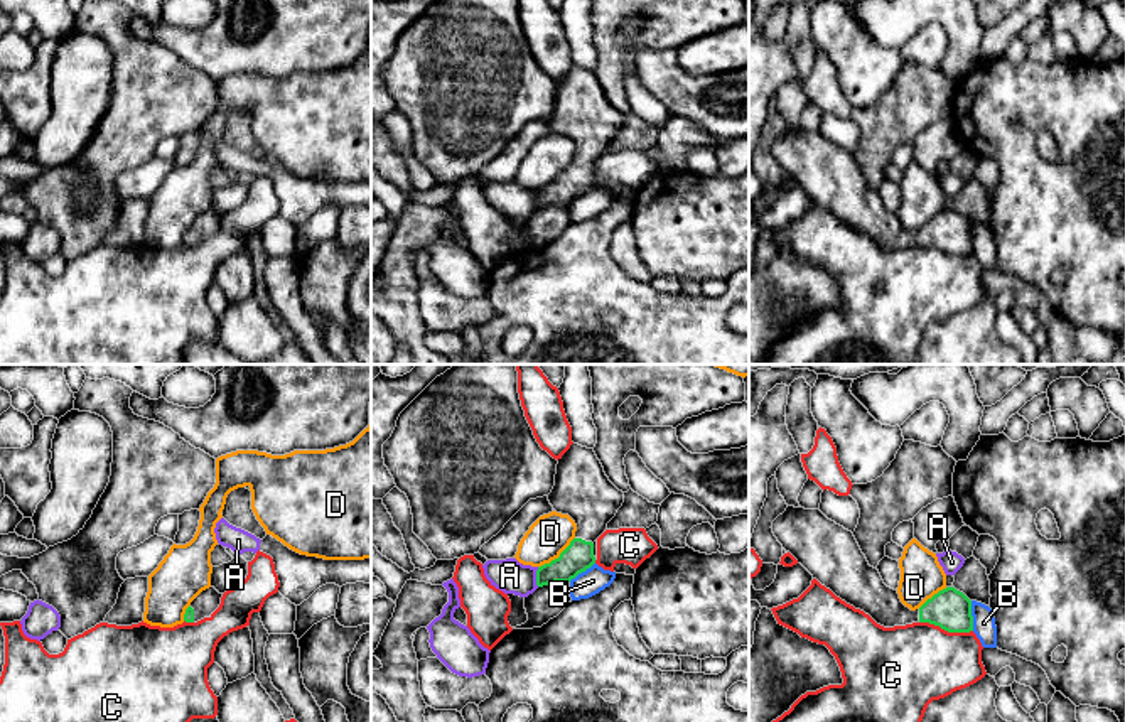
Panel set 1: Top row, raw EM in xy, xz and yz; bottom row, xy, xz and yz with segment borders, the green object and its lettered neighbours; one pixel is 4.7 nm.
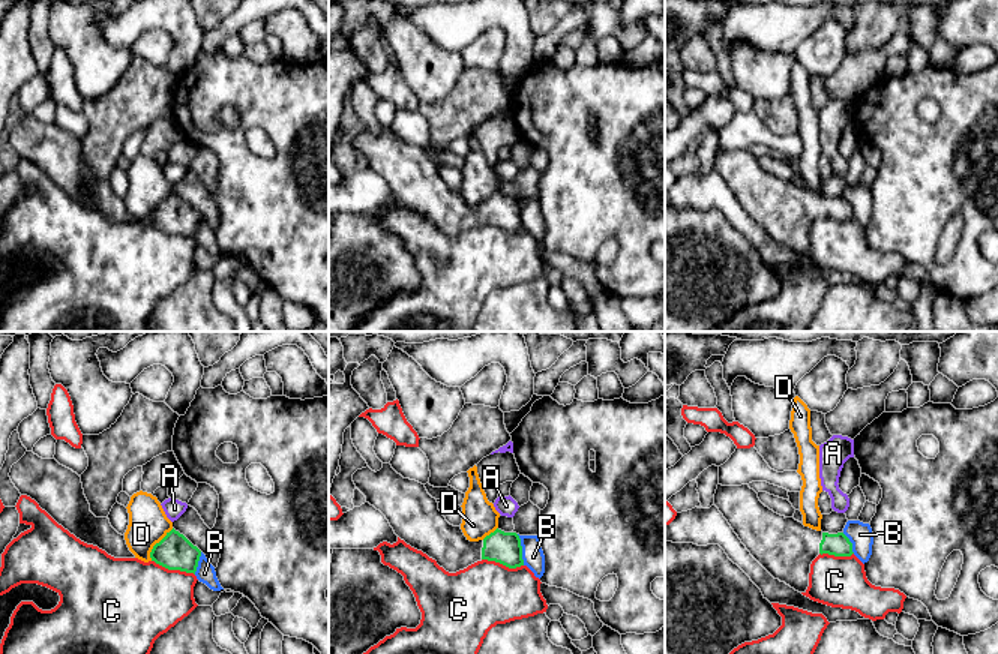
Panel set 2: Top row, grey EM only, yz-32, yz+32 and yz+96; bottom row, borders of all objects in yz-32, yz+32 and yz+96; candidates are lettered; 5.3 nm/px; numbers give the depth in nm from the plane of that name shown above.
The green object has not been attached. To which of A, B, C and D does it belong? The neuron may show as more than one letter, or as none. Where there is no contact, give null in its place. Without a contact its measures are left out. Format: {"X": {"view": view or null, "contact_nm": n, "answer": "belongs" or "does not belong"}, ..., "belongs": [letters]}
{"A": {"view": "xz", "contact_nm": 100, "answer": "does not belong"}, "B": {"view": "yz", "contact_nm": 140, "answer": "does not belong"}, "C": {"view": "yz", "contact_nm": 260, "answer": "does not belong"}, "D": {"view": "xz", "contact_nm": 220, "answer": "does not belong"}, "belongs": []}

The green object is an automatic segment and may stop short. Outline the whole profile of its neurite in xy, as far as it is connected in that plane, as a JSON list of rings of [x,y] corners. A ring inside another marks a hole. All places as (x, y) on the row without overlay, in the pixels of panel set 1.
[[[214,209],[202,213],[186,231],[184,243],[197,245],[204,240],[211,240],[211,236],[219,229],[223,216],[219,216]]]

